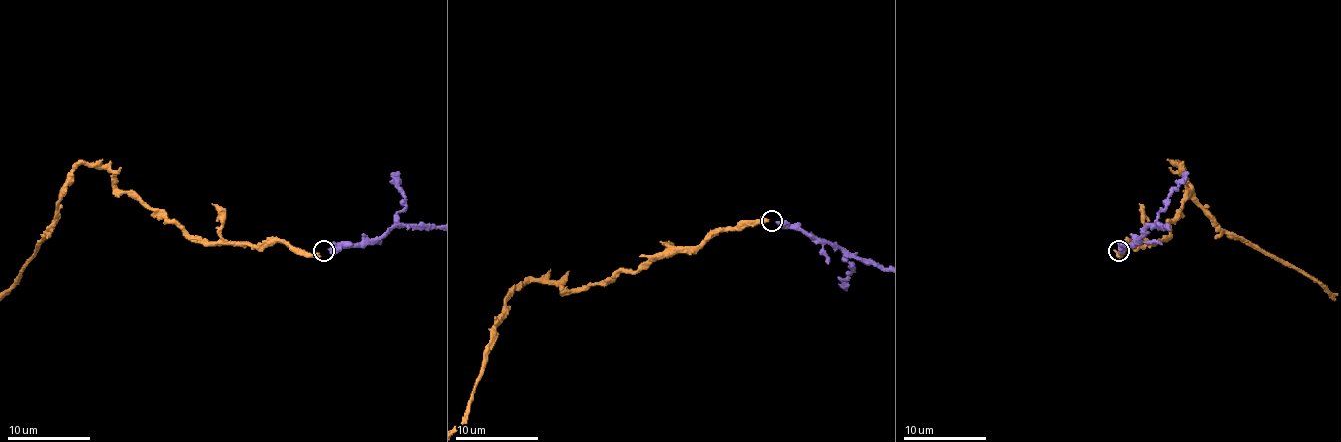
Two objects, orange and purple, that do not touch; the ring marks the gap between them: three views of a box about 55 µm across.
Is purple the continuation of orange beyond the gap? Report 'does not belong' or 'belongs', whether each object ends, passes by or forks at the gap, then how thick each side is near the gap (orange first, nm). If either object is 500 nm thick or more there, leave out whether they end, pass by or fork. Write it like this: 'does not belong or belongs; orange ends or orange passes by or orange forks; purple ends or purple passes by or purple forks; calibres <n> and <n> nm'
belongs; orange ends; purple passes by; calibres 440 and 360 nm

